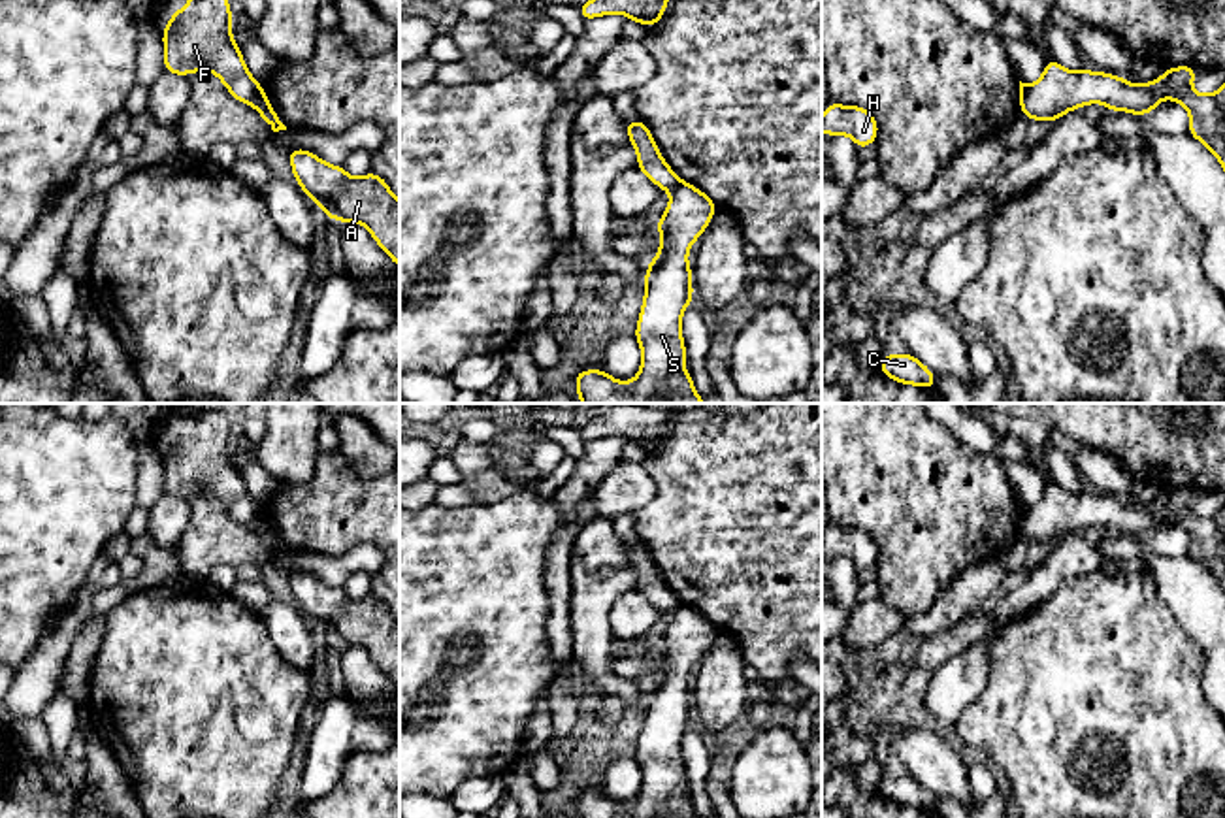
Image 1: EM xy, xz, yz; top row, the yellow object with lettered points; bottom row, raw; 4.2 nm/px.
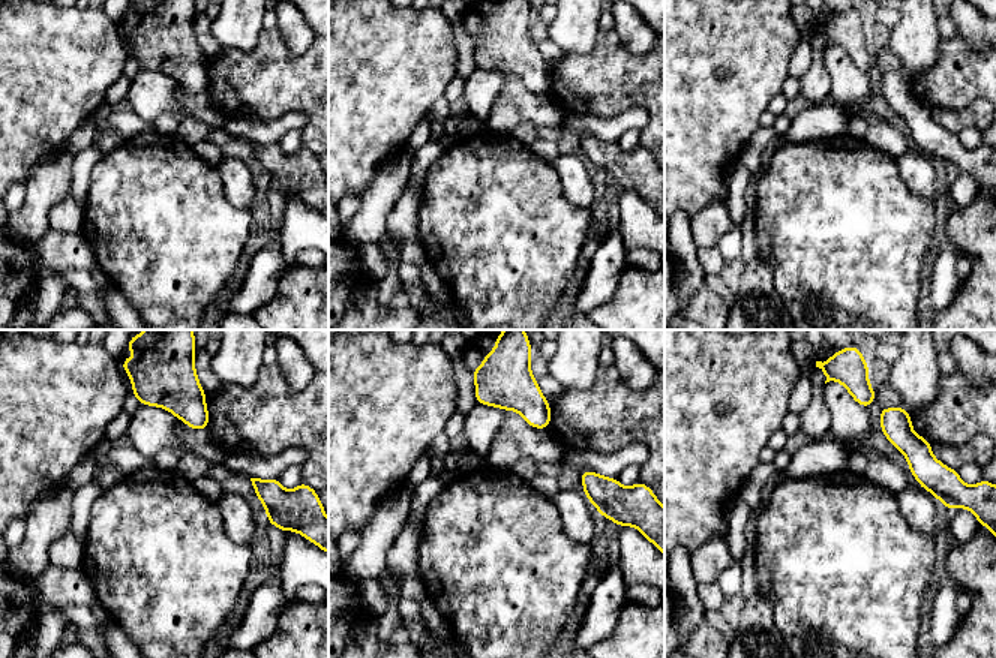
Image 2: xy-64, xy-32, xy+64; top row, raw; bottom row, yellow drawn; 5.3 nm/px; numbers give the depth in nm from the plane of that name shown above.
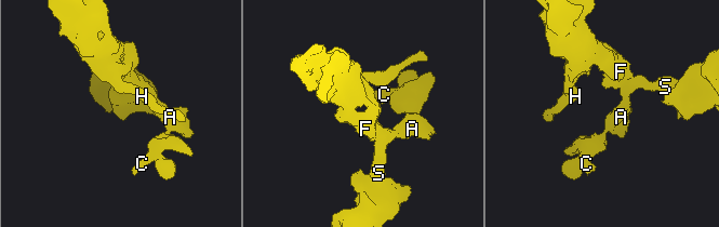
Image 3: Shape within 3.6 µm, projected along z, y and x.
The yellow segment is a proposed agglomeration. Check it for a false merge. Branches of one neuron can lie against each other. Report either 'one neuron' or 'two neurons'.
two neurons

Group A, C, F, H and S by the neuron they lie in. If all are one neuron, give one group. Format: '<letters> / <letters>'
A C S / F H

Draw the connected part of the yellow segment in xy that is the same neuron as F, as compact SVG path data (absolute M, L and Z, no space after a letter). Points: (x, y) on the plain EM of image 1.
M204 407L177 432L162 454L164 494L187 499L211 494L241 526L253 526L262 507L245 488L232 460L232 434L220 409Z

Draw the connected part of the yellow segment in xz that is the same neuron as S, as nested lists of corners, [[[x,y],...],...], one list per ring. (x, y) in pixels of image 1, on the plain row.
[[[680,603],[656,643],[660,675],[646,686],[645,720],[635,748],[643,784],[635,801],[622,805],[605,792],[573,797],[577,818],[699,818],[684,792],[682,735],[692,726],[688,673],[712,643],[718,628],[697,609]]]

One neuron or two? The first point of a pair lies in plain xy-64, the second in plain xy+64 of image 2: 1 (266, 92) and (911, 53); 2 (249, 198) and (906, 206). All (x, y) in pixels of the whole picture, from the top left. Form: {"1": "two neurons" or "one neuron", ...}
{"1": "two neurons", "2": "two neurons"}

